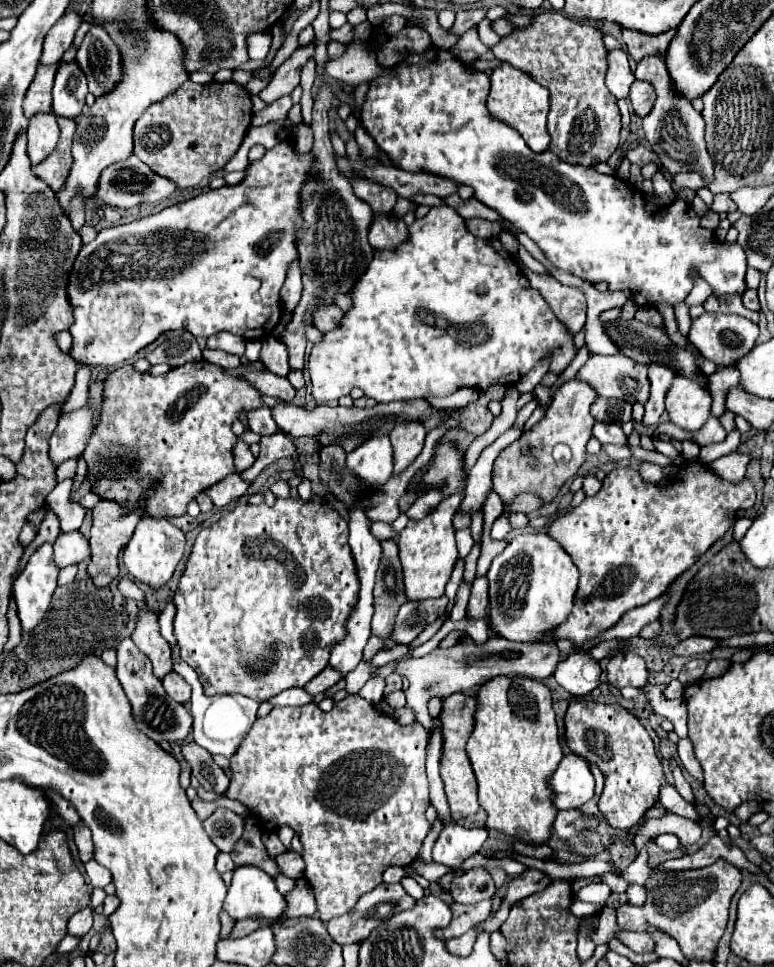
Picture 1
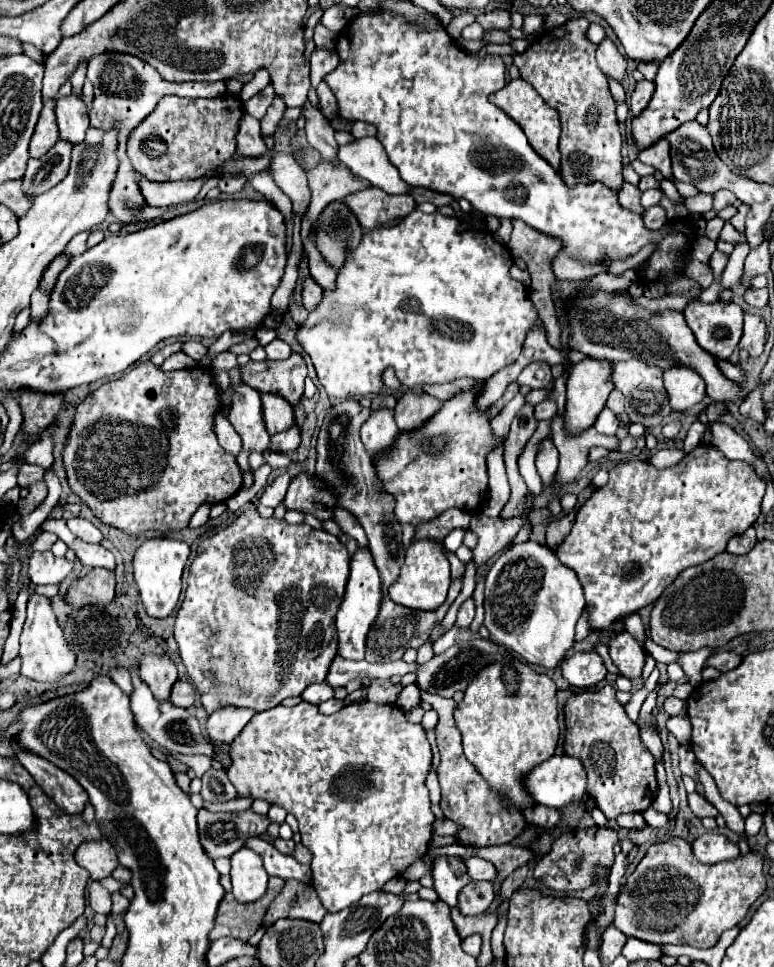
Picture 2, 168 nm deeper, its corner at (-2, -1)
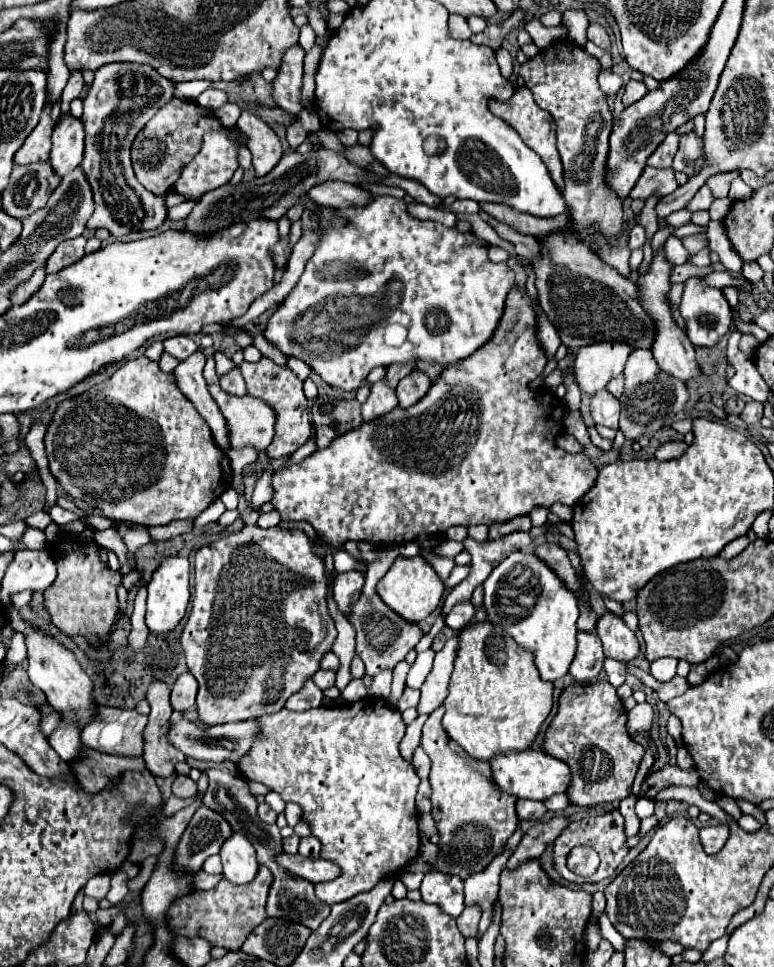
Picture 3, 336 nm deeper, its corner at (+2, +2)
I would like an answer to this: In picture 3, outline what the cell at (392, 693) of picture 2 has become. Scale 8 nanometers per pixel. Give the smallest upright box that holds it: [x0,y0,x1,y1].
[407,707,519,879]

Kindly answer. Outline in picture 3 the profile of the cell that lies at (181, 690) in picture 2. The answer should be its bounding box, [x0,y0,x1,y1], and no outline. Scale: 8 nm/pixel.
[171,673,197,711]

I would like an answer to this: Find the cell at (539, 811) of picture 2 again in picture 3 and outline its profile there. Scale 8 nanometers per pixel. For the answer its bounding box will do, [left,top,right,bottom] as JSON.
[517,799,547,821]

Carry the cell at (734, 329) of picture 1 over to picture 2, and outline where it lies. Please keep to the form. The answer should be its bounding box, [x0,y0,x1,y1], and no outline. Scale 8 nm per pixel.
[683,300,743,360]

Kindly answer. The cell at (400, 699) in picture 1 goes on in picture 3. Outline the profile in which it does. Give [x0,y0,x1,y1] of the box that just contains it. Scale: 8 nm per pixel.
[443,621,553,763]

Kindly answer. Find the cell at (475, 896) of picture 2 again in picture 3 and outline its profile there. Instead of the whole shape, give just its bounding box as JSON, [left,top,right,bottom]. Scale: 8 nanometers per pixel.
[457,905,481,937]

